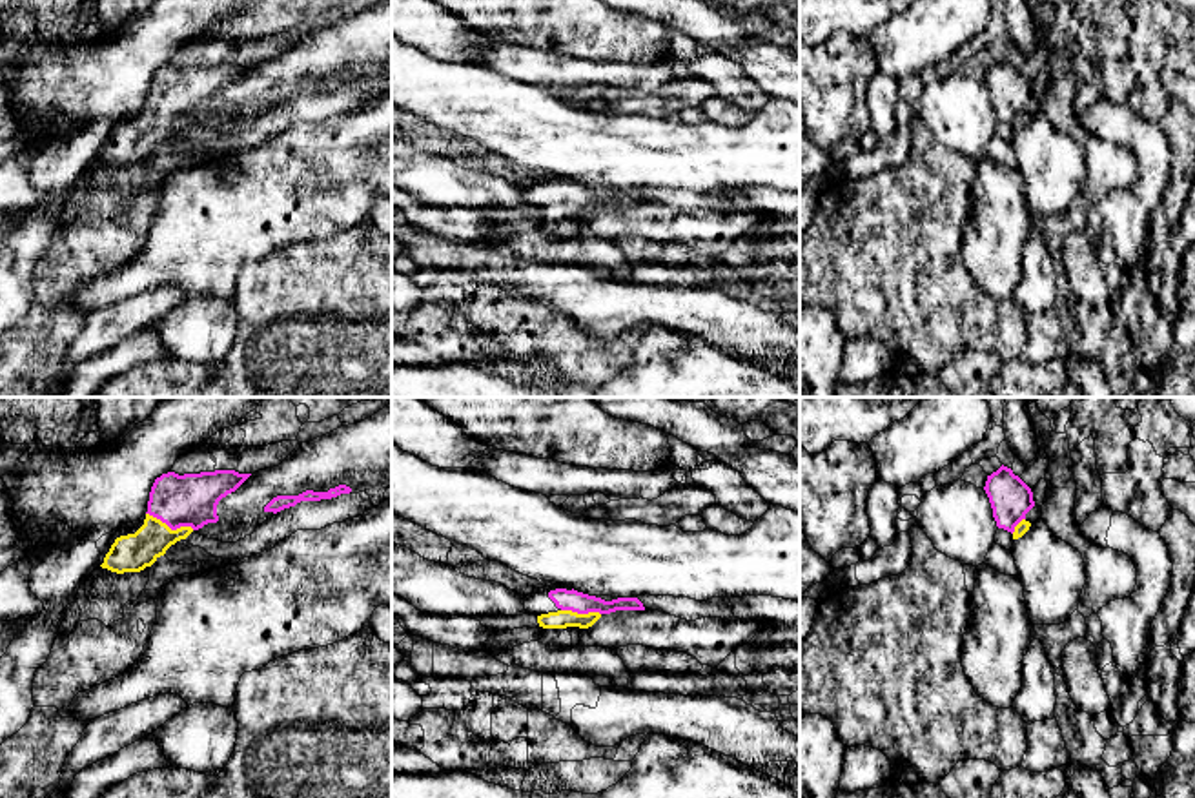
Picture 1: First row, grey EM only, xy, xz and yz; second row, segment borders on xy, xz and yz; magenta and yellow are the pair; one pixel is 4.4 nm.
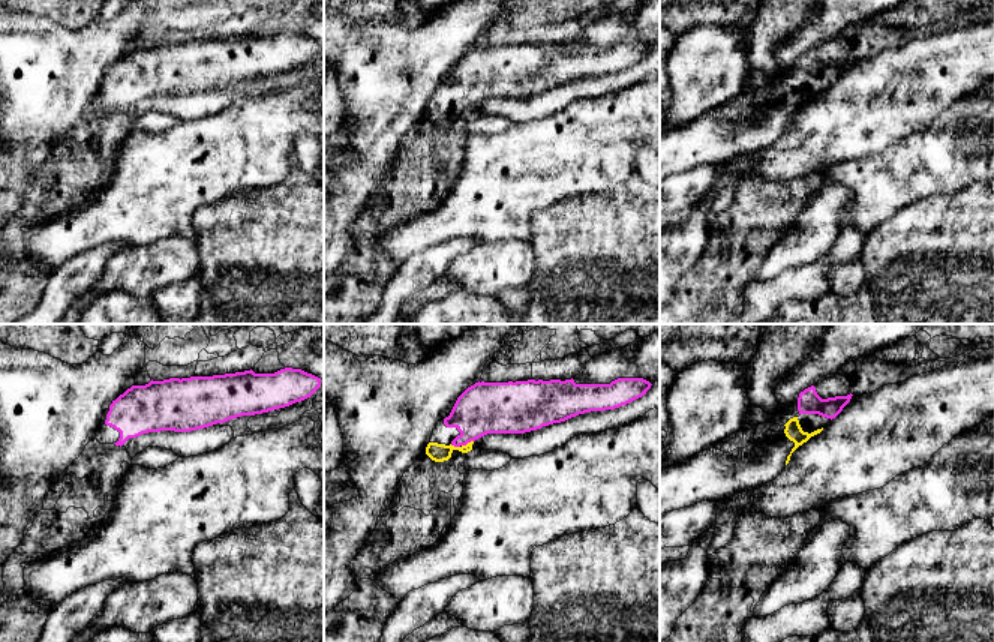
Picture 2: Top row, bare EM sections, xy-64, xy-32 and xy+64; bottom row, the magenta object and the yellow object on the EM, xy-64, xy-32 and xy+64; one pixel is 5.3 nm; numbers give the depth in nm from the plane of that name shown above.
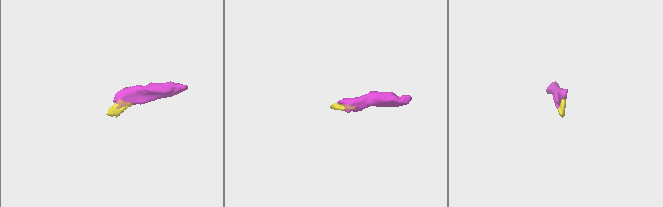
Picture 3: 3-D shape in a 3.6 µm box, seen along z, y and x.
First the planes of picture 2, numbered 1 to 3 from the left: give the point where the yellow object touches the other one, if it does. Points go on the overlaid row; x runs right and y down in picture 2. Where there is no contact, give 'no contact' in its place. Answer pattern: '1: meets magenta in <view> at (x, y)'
1: no contact
2: meets magenta in xy-32 at (467, 443)
3: no contact

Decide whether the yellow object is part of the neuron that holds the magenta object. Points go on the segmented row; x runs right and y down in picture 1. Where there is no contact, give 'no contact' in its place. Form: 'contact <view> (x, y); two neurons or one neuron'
contact xy (170, 527); one neuron

